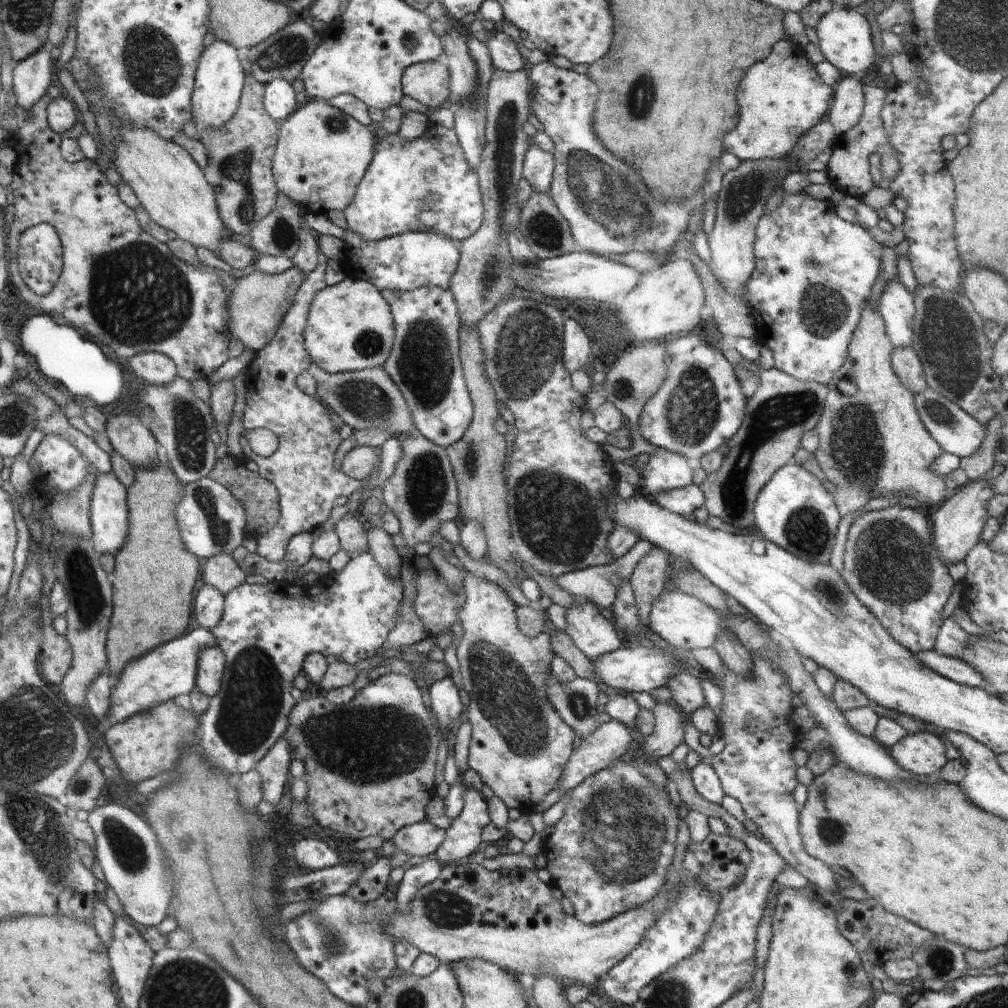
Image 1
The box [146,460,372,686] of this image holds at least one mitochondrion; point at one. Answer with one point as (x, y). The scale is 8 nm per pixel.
(208, 509)

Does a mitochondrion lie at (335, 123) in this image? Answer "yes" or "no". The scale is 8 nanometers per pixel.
yes

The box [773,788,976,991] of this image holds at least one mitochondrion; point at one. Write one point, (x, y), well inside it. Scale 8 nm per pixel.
(944, 960)

